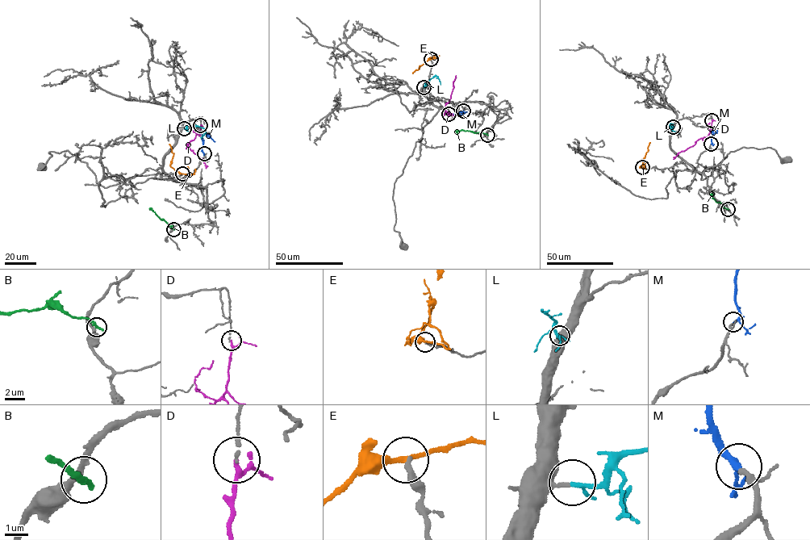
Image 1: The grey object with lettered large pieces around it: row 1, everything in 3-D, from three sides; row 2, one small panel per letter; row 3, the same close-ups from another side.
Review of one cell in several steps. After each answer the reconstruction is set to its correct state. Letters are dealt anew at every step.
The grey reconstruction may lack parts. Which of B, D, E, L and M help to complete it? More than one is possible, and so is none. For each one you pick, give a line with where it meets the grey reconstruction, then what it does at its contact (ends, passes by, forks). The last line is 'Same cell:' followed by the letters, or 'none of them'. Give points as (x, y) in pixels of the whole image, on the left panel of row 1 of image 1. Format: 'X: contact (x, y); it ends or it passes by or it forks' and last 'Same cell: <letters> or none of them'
L: contact (184, 128); it passes by
M: contact (204, 153); it passes by
Same cell: L, M

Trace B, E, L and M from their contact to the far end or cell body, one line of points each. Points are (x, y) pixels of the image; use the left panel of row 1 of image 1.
B: (173, 229), (149, 208)
E: (181, 173), (170, 165), (173, 153), (169, 144)
L: (184, 128), (193, 125), (202, 127), (205, 132), (200, 137)
M: (204, 153), (202, 133), (204, 132), (215, 141)

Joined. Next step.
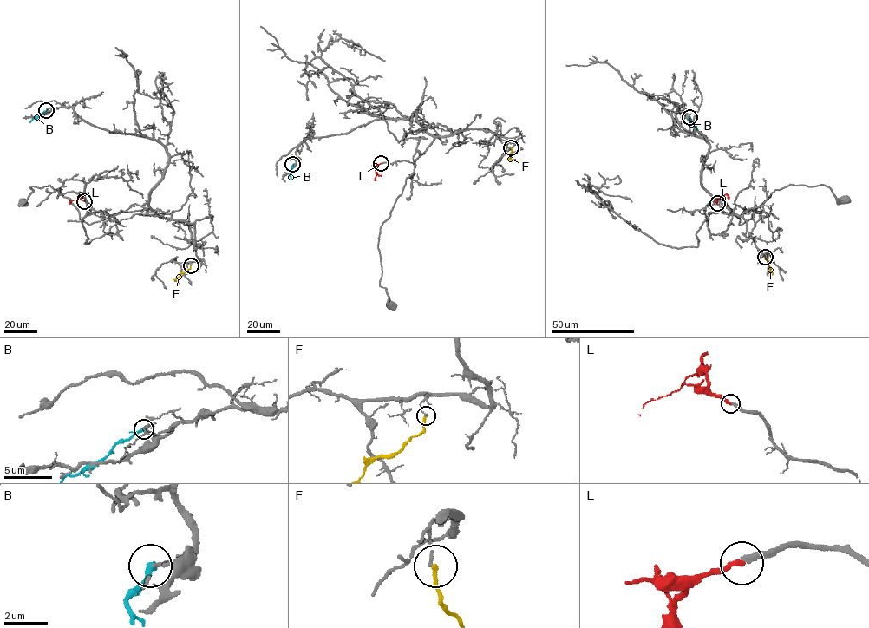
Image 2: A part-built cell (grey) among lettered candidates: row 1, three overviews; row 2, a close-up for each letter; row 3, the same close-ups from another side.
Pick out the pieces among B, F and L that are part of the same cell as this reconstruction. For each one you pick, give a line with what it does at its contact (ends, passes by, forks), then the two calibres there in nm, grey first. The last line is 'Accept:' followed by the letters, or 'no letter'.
L: it ends; calibres 260 and 240 nm
Accept: L

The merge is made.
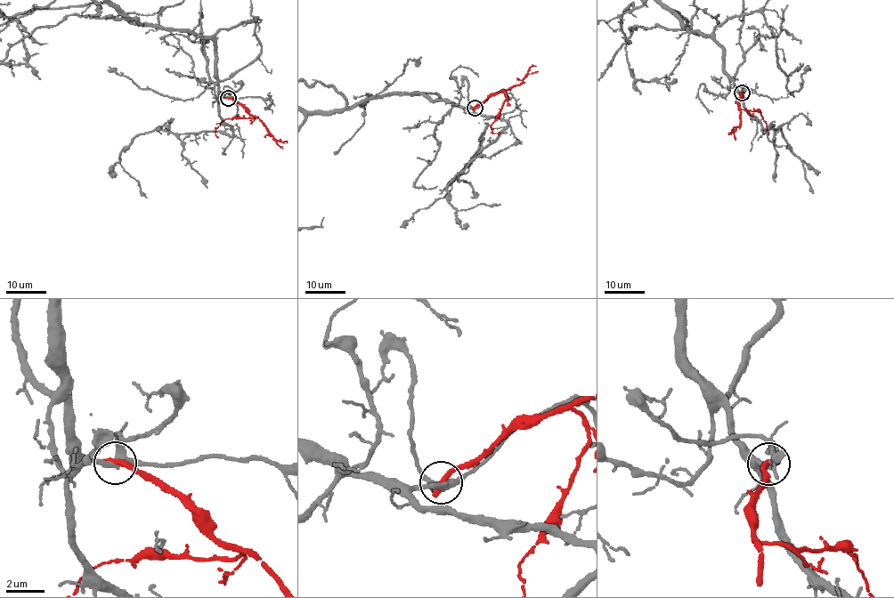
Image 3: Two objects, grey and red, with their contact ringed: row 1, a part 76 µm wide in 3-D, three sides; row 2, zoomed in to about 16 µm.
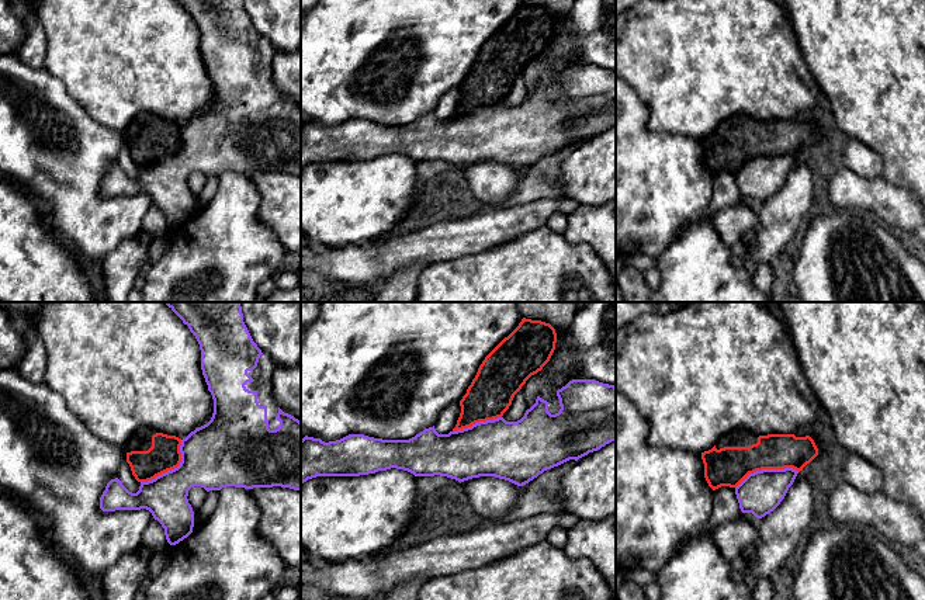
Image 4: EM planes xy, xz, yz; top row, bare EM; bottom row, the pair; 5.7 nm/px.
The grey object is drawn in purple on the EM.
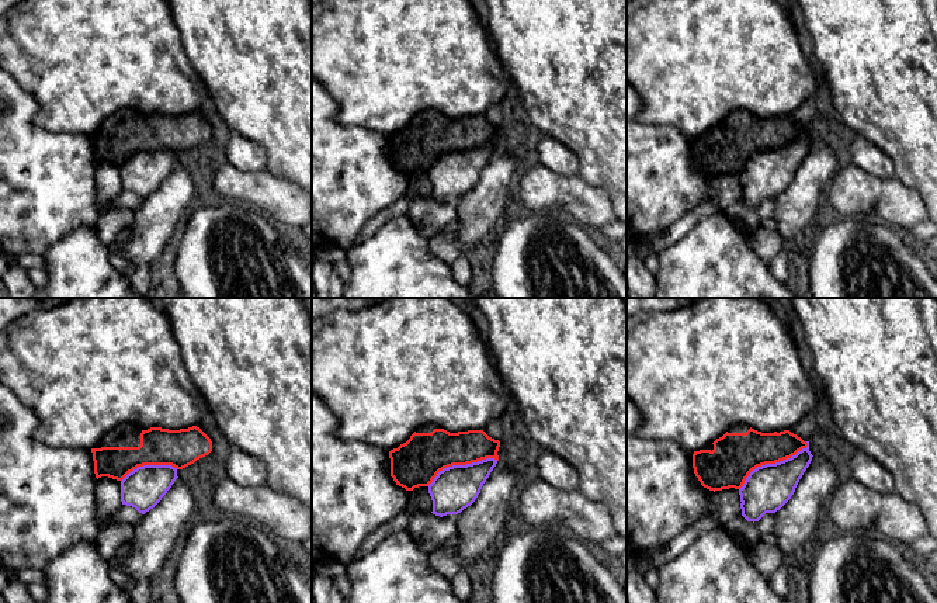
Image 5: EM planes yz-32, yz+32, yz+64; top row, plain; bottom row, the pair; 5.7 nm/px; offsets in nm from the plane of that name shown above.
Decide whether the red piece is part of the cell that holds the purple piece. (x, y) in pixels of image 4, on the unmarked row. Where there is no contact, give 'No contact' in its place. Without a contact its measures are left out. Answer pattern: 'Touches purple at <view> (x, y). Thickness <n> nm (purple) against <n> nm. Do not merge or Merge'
Touches purple at xy (172, 155). Thickness 360 nm (purple) against 180 nm. Do not merge

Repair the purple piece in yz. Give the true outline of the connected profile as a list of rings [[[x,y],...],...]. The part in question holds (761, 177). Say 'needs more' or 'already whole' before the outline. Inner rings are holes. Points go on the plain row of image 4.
already whole | [[[762,155],[749,159],[737,173],[735,180],[742,198],[752,198],[762,204],[773,197],[784,184],[798,156]]]

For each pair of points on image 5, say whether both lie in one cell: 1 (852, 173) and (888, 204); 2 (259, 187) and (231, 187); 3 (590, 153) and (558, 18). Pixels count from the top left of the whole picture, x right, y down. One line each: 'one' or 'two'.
1: one
2: one
3: one

